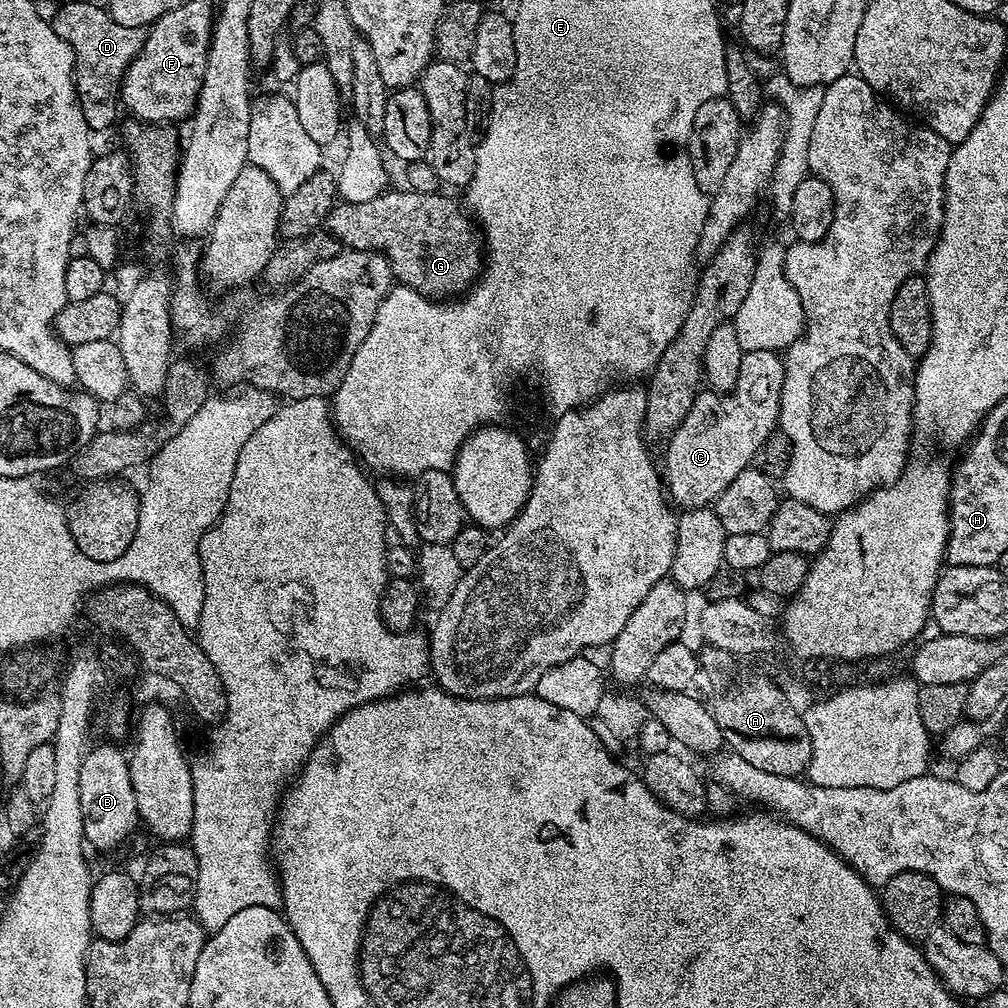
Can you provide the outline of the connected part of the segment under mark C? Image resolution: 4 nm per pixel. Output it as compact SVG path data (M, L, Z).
M750 350L744 354L742 358L742 370L738 370L738 382L730 391L723 394L711 390L701 390L696 393L694 402L690 406L690 414L686 414L686 418L682 418L682 422L672 431L670 439L667 441L668 453L664 456L664 464L662 460L662 479L667 495L670 497L673 505L679 506L681 509L690 508L706 508L709 507L718 498L718 494L722 494L722 490L726 490L726 486L730 486L730 482L734 482L734 478L738 478L738 474L742 474L742 470L746 470L759 457L760 447L766 442L766 438L770 438L770 434L777 431L780 423L780 399L782 398L782 382L784 381L784 361L779 351L771 352L770 350Z

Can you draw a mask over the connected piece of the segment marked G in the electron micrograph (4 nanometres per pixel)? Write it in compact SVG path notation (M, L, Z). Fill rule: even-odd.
M385 190L370 198L370 202L361 204L337 203L326 219L329 234L341 240L345 249L381 253L390 262L393 277L405 288L423 292L429 298L452 298L463 293L482 271L482 236L473 217L440 192L418 194L411 190L392 191Z

